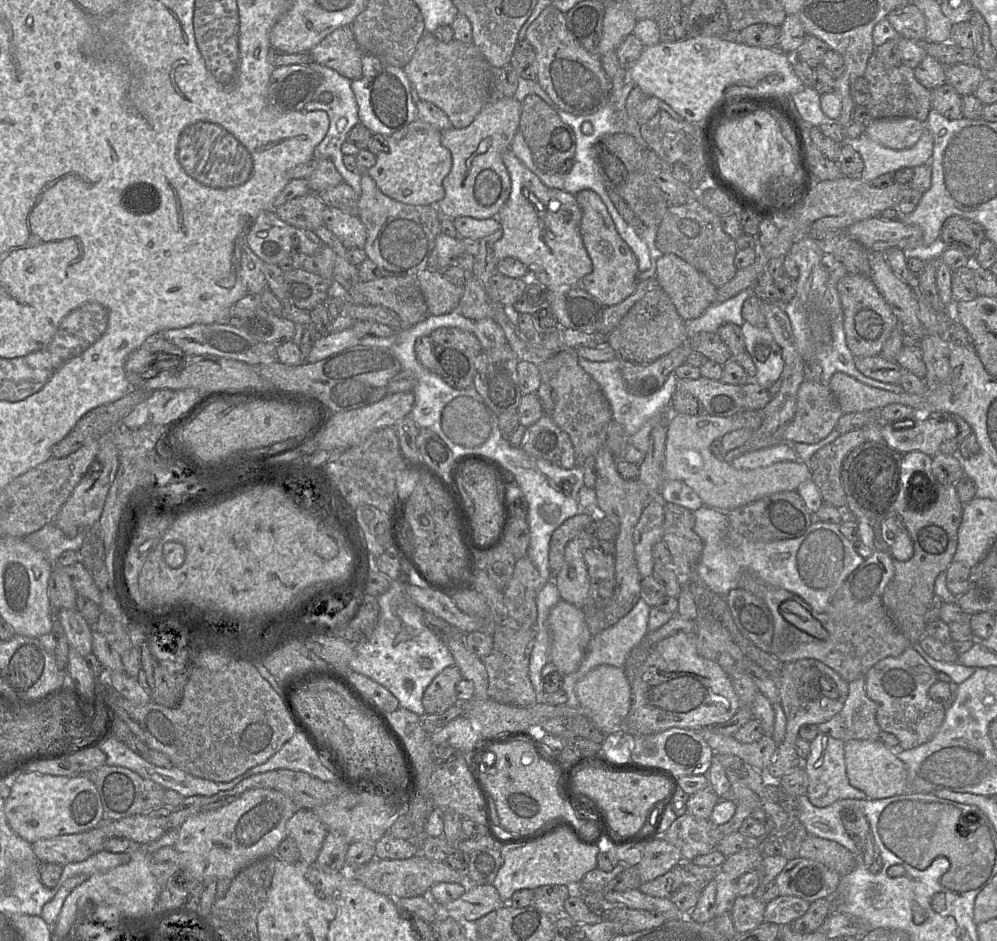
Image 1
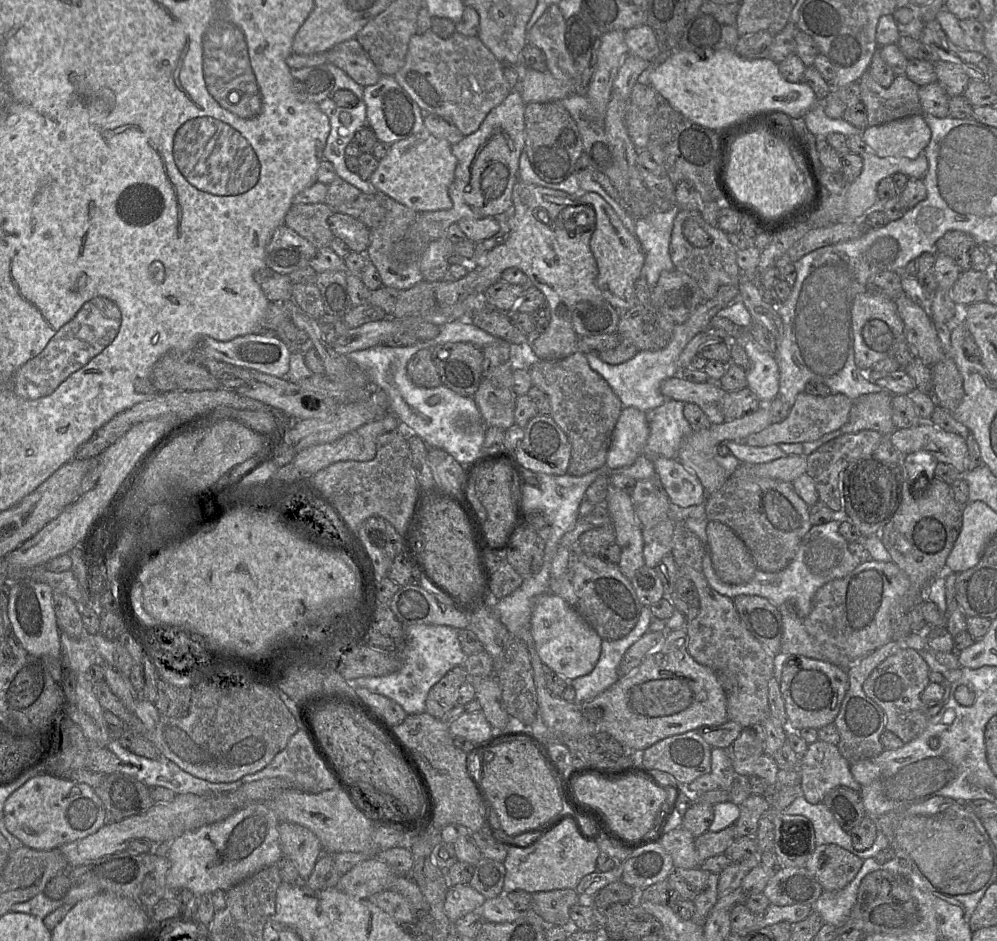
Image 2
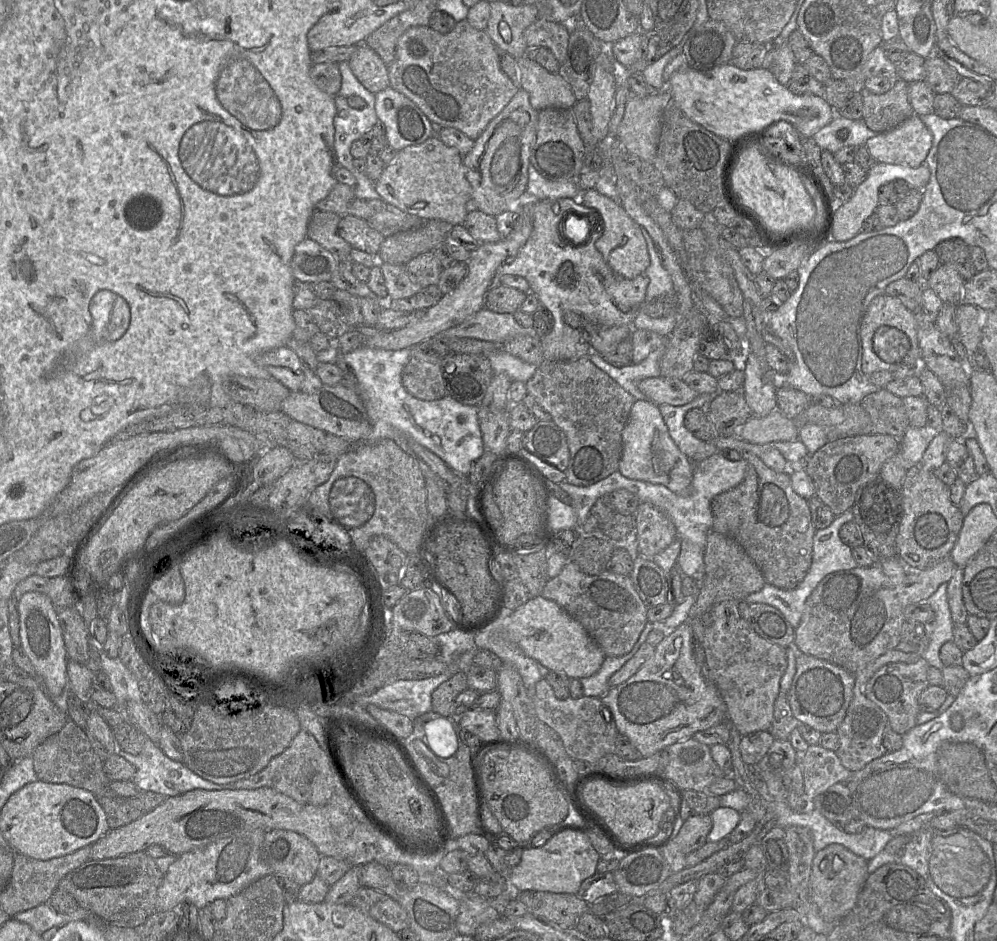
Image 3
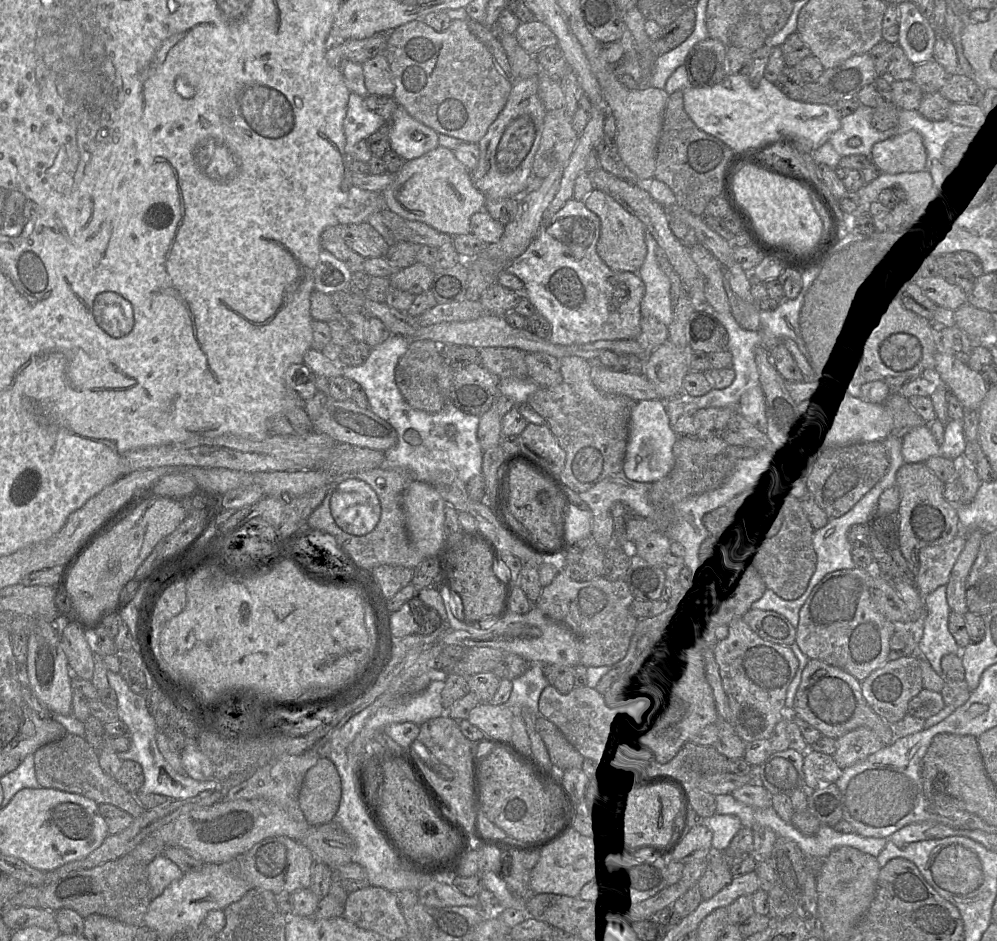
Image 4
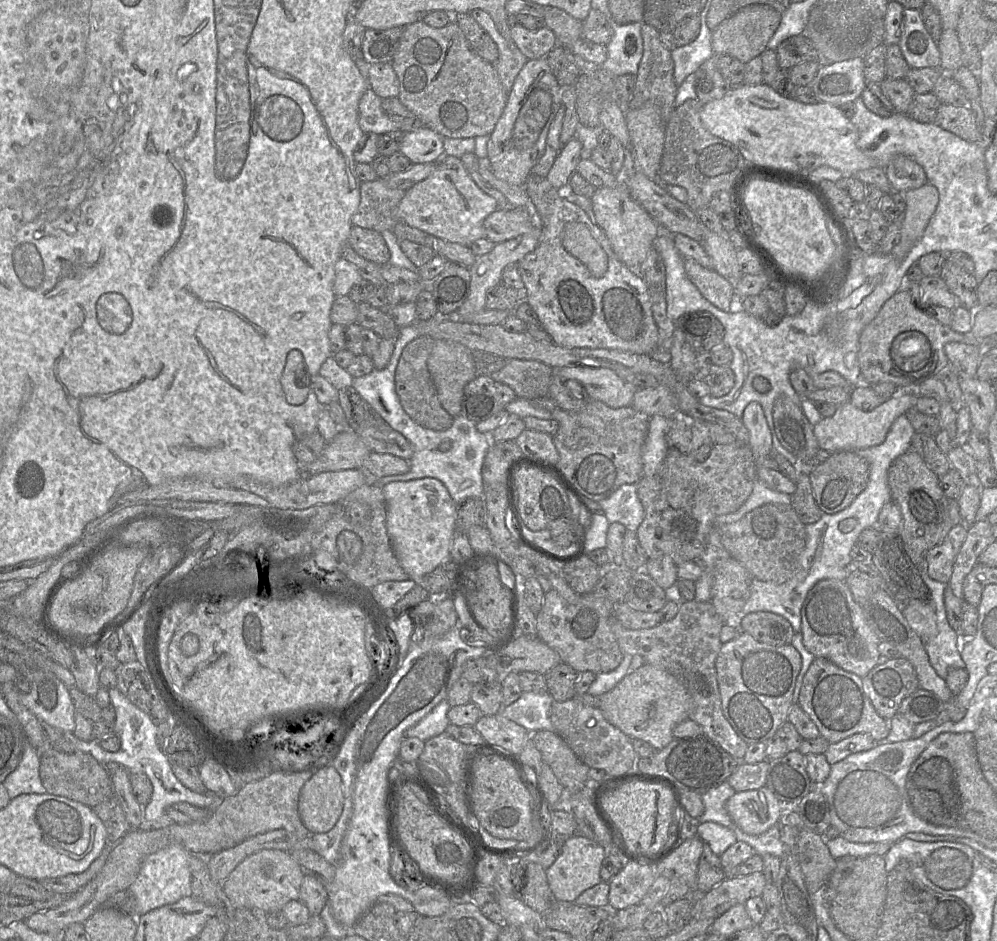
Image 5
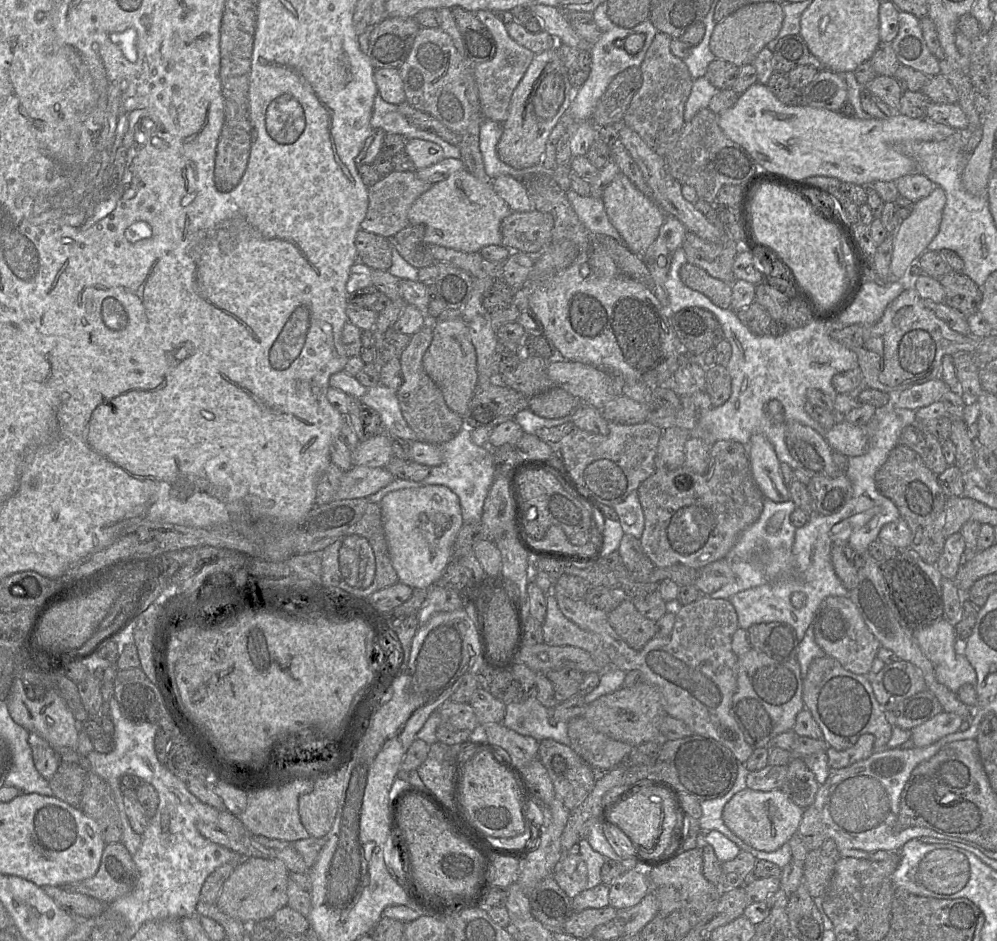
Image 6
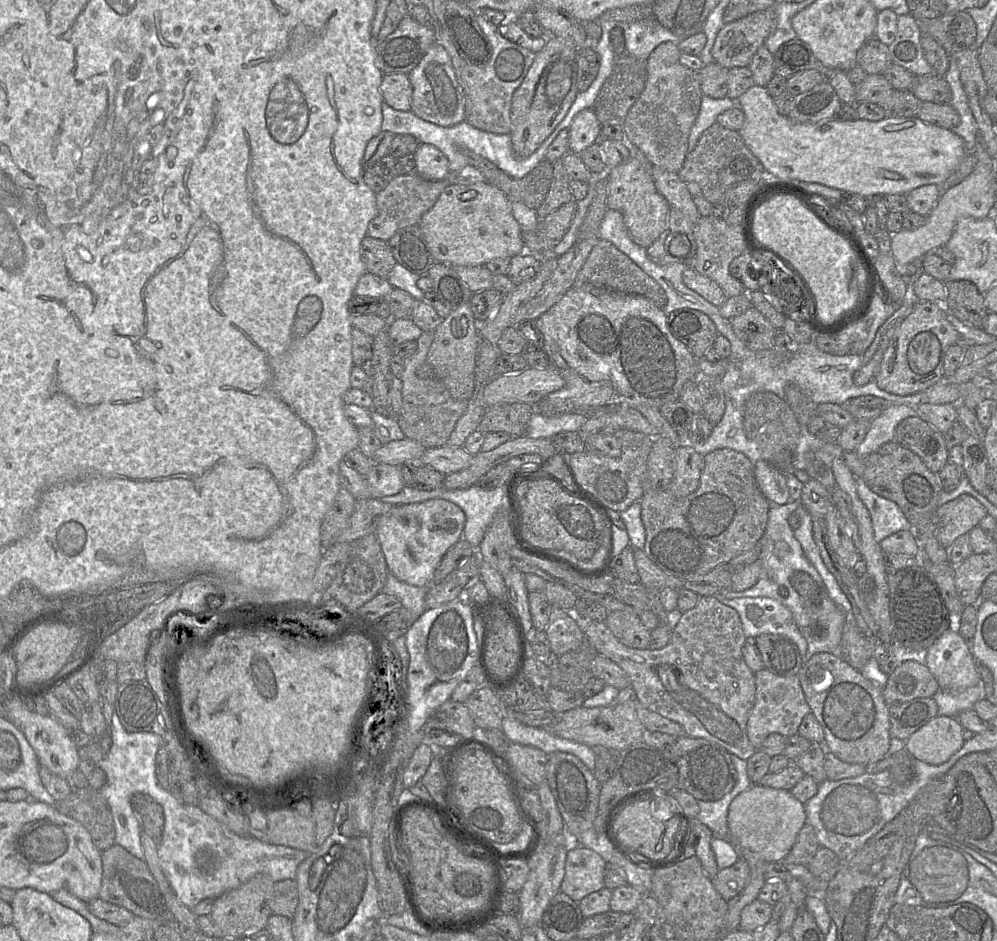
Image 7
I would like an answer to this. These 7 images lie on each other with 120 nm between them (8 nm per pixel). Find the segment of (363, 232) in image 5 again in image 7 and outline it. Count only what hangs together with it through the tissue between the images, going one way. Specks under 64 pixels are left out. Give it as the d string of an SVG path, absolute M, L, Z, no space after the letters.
M368 235L361 242L361 258L367 272L381 278L388 278L397 263L387 241Z

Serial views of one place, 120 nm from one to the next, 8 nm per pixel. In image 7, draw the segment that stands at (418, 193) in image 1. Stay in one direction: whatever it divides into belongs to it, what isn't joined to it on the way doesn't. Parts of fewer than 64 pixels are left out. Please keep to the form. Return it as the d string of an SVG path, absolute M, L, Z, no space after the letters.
M488 181L448 185L418 225L435 263L478 266L526 252L522 229L513 216L511 203L512 200L501 189Z

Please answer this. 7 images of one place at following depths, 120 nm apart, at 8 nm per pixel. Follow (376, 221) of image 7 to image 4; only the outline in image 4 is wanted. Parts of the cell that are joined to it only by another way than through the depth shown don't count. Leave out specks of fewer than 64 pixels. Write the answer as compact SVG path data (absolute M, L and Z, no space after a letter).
M352 186L347 201L335 210L339 224L367 222L370 215L388 209L380 192L364 190Z

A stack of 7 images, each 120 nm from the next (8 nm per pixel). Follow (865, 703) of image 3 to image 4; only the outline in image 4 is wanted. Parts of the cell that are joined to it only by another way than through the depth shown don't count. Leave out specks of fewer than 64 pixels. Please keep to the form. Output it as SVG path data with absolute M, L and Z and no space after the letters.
M859 727L836 739L836 751L832 756L843 770L864 760L883 746L882 741L872 730Z

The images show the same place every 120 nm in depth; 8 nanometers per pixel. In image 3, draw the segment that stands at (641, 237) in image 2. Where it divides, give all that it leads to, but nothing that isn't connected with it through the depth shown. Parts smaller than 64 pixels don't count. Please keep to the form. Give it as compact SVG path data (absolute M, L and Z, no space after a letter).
M643 228L642 234L650 258L649 267L643 274L649 280L644 301L651 302L661 296L675 296L672 278L664 268L652 238Z

